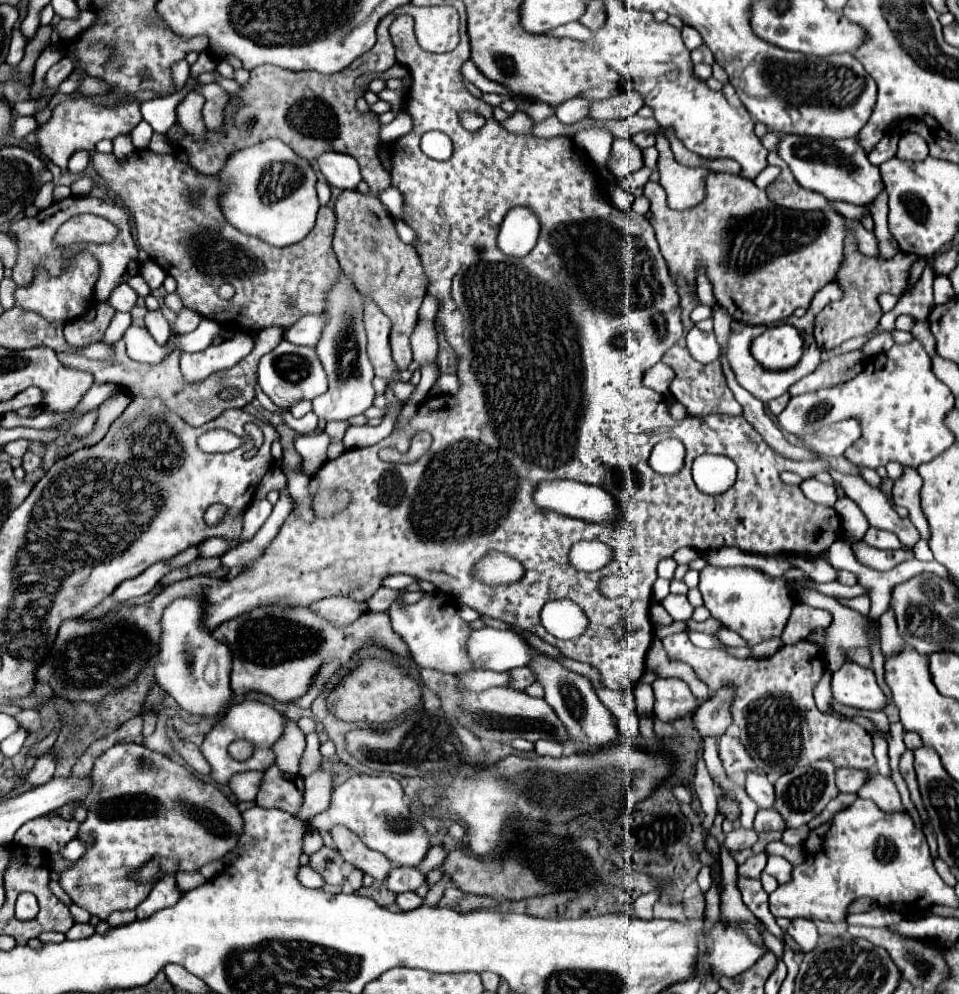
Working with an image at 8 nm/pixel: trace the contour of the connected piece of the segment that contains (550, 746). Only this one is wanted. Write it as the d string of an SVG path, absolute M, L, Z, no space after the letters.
M538 740L536 742L536 754L538 756L560 756L562 746L558 742L548 742L548 740Z

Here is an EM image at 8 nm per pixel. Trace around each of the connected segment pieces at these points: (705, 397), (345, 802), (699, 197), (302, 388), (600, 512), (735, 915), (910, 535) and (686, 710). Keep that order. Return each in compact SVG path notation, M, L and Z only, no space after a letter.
M672 346L664 358L664 364L670 364L676 370L676 378L670 384L670 392L678 402L682 402L688 410L690 416L708 416L708 414L730 414L730 416L740 416L742 406L736 402L732 390L726 384L722 364L716 360L712 364L700 364L696 362L686 348Z
M350 776L332 792L332 802L328 810L312 818L310 824L318 830L330 830L332 824L344 824L352 832L356 832L368 848L382 852L398 866L416 866L430 848L428 832L410 812L404 790L400 782L392 776Z
M656 134L656 148L660 152L658 158L658 172L660 172L660 184L666 190L668 206L672 210L688 210L690 206L696 206L706 198L706 174L712 170L706 166L688 168L674 160L670 142L666 136Z
M282 340L272 352L264 354L258 364L258 384L262 390L270 396L270 400L280 408L290 408L294 402L300 400L312 400L326 392L326 372L322 370L322 364L314 352L314 348L308 346L294 346L286 340Z
M574 480L540 482L534 502L540 508L586 522L612 522L618 516L616 500L606 490Z
M723 842L720 845L720 858L722 858L722 918L726 918L728 922L750 922L758 928L760 932L760 920L746 908L746 904L742 902L740 890L736 886L738 880L738 872L736 872L736 862L732 860L732 856L726 852Z
M830 470L830 474L844 488L848 498L858 504L870 526L894 532L900 538L900 542L906 544L908 548L912 548L918 542L920 534L916 526L910 522L910 518L900 518L896 514L894 506L890 504L888 498L884 498L882 490L872 488L866 480L858 476L846 476L836 470Z
M660 678L654 680L654 712L662 722L672 722L684 718L698 708L698 700L678 678Z

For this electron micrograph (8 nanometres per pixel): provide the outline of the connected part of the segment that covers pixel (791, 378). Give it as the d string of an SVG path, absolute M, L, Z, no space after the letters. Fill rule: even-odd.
M744 326L744 330L738 330L738 332L736 332L736 330L730 330L728 344L726 344L726 358L728 358L728 362L730 362L730 368L732 368L734 376L736 376L736 382L738 382L744 390L748 390L752 396L756 396L760 402L766 404L766 402L778 398L780 394L784 394L794 382L798 382L800 378L804 378L804 376L808 376L810 372L814 372L816 366L820 364L820 352L822 352L822 350L816 346L814 340L808 340L808 344L804 346L804 354L802 354L798 366L794 366L794 368L790 368L790 370L772 372L772 370L762 368L760 362L756 362L754 356L750 354L750 342L752 342L762 330L764 330L764 328L758 328L758 326Z

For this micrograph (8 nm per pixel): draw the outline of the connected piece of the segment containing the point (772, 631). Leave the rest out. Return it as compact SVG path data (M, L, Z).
M708 564L704 570L700 570L698 588L702 592L704 606L710 610L710 616L716 618L724 628L740 634L748 646L756 646L770 638L780 638L796 604L784 578L772 578L762 570L746 566L718 568Z

